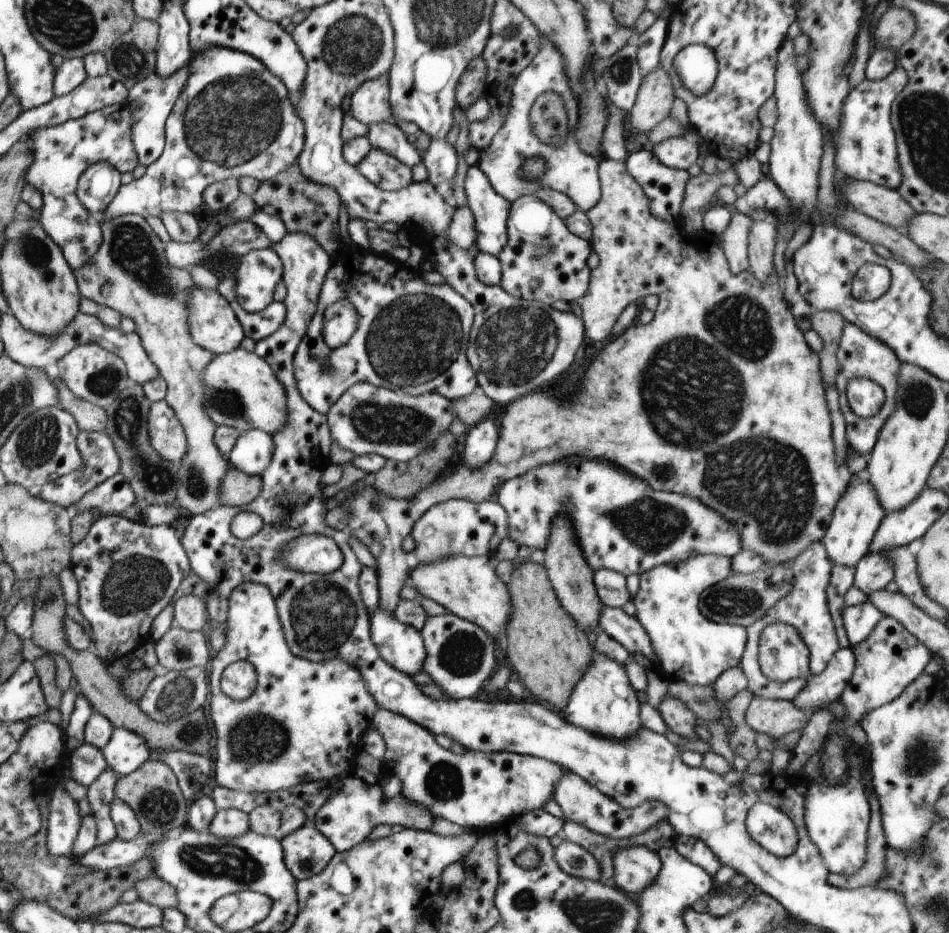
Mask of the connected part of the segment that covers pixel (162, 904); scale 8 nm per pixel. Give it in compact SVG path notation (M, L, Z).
M149 876L145 880L137 880L135 886L131 888L137 892L139 902L149 902L161 910L165 908L175 908L177 906L177 894L175 888L169 886L165 880L157 876Z

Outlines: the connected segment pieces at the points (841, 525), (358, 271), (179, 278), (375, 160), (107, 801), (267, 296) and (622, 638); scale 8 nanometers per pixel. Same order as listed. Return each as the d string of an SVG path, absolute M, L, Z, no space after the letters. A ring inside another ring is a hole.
M849 476L849 486L845 490L845 494L841 496L841 500L835 504L833 516L831 516L831 524L825 530L823 538L819 544L823 544L825 554L833 566L843 566L843 568L855 568L855 564L869 554L869 546L871 540L875 538L875 532L879 528L879 524L885 518L885 510L879 504L877 494L873 492L871 484L861 482L859 476Z
M341 242L341 250L335 258L331 258L331 266L321 286L317 312L311 318L307 332L301 338L299 348L295 350L293 356L295 386L299 390L299 396L319 414L327 414L329 408L339 400L339 396L343 396L343 392L347 392L347 388L351 388L353 384L373 384L377 388L405 392L409 396L441 394L451 402L465 398L479 390L475 372L467 362L467 342L473 318L475 318L473 306L449 284L429 286L421 280L419 272L409 270L405 266L395 268L383 256L371 254L369 250L359 246L347 248ZM337 300L347 300L357 312L357 330L347 344L333 350L325 344L321 332L323 332L323 312ZM325 362L331 364L331 372L323 370Z
M121 216L115 220L101 220L101 244L93 258L89 262L75 270L75 276L79 280L79 292L83 298L89 298L101 306L109 306L121 314L121 318L131 318L135 324L135 334L141 338L143 350L147 352L149 360L155 364L159 378L165 380L167 384L167 394L165 402L173 408L175 416L179 418L185 436L187 436L187 456L177 464L177 476L179 476L179 488L177 488L177 502L181 510L191 518L199 516L207 510L219 508L219 482L229 470L229 462L221 456L217 446L213 444L213 434L215 434L215 422L209 420L207 412L203 410L203 384L201 384L201 370L211 362L213 354L207 352L205 348L193 344L187 328L187 296L191 294L193 282L189 278L189 270L179 270L179 268L169 268L165 260L165 244L163 240L157 238L157 234L151 230L149 222L139 216Z
M371 148L355 168L363 178L385 192L397 192L413 182L409 166L377 148Z
M107 768L87 788L87 802L91 808L91 816L95 816L95 826L97 826L97 846L105 846L117 838L117 830L111 820L111 802L115 800L117 780L119 776L111 768Z
M269 246L265 250L251 250L239 258L235 298L239 306L257 314L273 302L273 288L283 276L283 264L277 252Z
M603 606L599 612L599 630L605 632L609 638L619 642L629 654L643 654L655 664L655 652L651 648L651 640L645 628L639 624L637 618L627 616L621 608Z

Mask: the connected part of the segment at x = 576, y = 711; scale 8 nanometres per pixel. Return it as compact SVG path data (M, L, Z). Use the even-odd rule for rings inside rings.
M591 642L591 664L583 670L583 676L575 684L567 706L563 708L563 718L571 722L573 726L579 726L583 730L593 732L595 736L613 738L613 740L625 740L633 736L641 728L639 720L639 700L635 698L635 690L629 684L627 668L609 656L595 650Z

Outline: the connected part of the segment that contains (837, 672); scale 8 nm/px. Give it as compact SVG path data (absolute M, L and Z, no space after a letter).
M839 648L833 658L827 662L827 668L819 676L809 676L807 686L799 696L795 696L793 704L803 710L805 714L811 714L819 710L833 694L843 690L855 670L855 654L851 648Z

